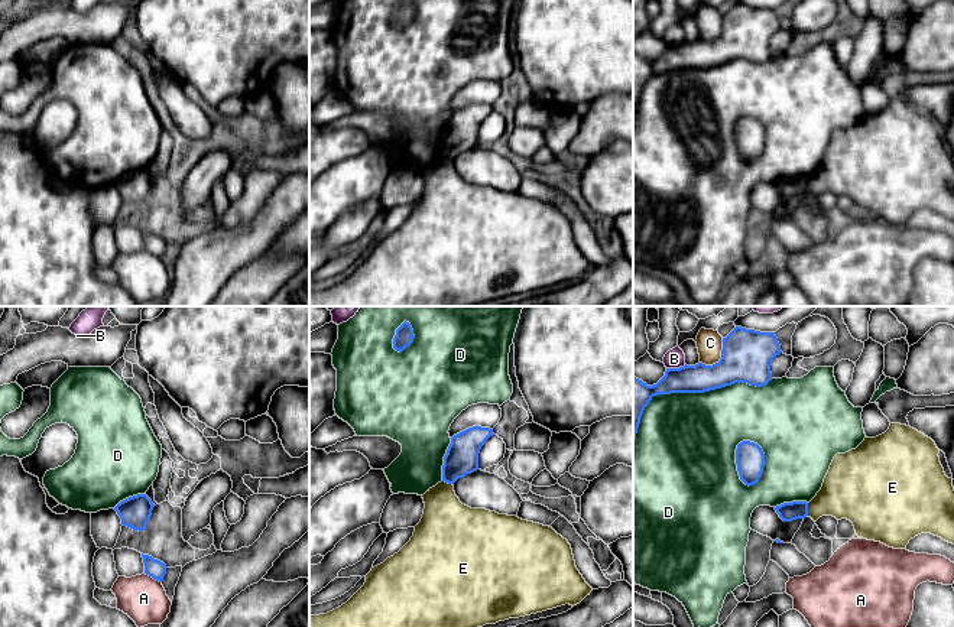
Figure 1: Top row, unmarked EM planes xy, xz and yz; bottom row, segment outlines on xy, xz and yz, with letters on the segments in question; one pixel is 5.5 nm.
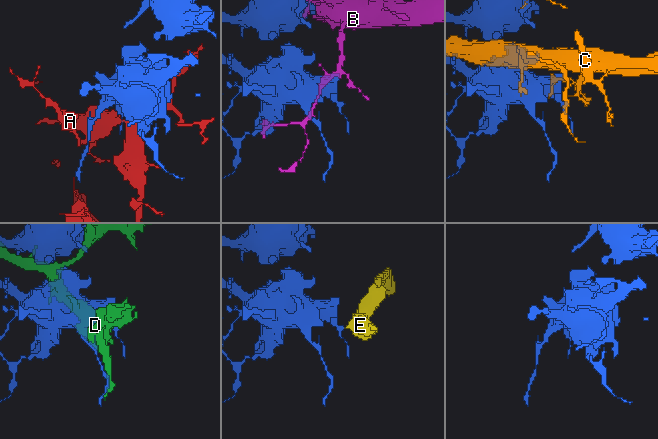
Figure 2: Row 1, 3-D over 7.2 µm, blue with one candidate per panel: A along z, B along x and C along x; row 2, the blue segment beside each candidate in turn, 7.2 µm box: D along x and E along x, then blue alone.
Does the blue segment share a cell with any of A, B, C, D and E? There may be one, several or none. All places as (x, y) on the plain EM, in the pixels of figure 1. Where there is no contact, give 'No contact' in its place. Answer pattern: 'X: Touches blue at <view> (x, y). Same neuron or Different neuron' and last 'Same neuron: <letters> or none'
A: Touches blue at xy (153, 254). Different neuron
B: Touches blue at yz (675, 45). Different neuron
C: Touches blue at yz (720, 35). Different neuron
D: Touches blue at yz (690, 68). Different neuron
E: Touches blue at yz (807, 187). Different neuron
Same neuron: none

